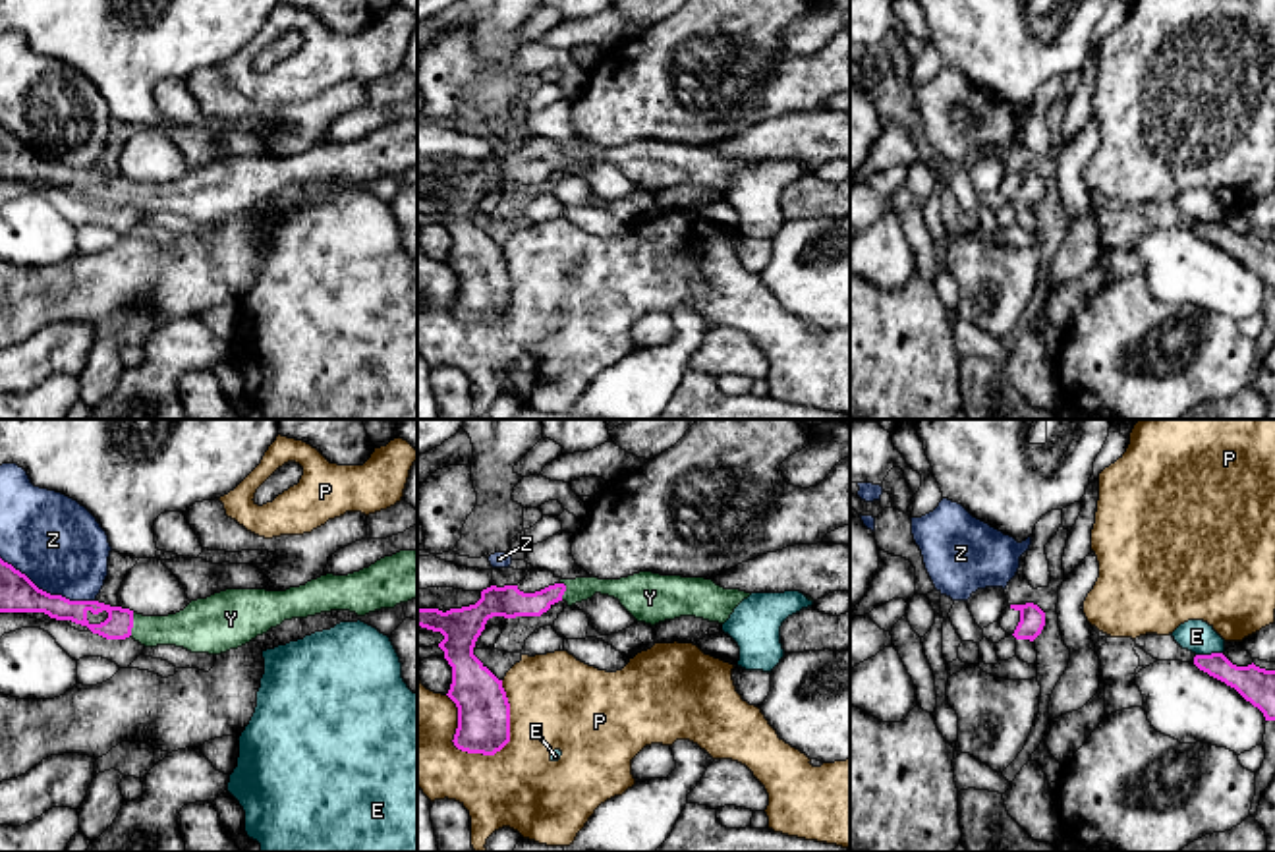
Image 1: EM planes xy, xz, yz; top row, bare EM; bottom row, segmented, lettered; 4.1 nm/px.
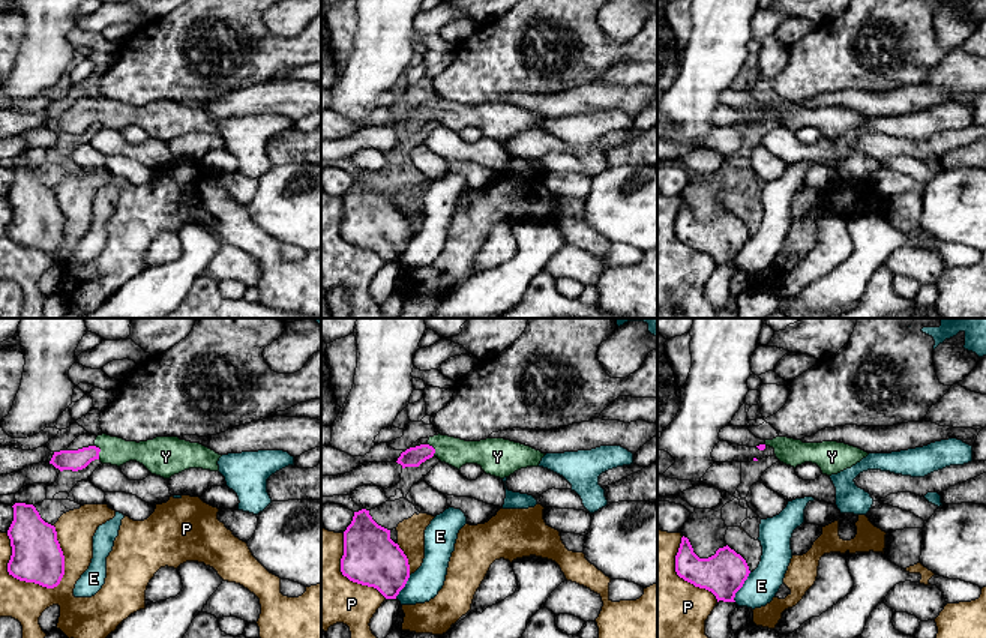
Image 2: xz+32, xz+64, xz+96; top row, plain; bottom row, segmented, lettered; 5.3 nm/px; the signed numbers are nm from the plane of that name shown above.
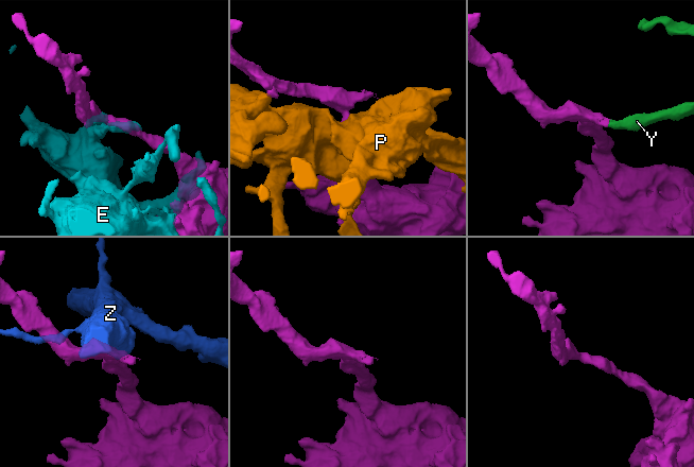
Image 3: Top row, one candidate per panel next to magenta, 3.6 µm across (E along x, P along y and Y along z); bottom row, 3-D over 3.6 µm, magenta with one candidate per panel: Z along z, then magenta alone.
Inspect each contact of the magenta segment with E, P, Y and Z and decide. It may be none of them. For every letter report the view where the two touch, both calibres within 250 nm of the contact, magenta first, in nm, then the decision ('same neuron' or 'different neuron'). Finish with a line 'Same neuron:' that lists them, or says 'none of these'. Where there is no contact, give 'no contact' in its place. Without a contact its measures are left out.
E: yz | 150/140 nm | different neuron
P: xz | 220/400 nm | different neuron
Y: xy | 120/180 nm | same neuron
Z: xy | 160/380 nm | different neuron
Same neuron: Y

